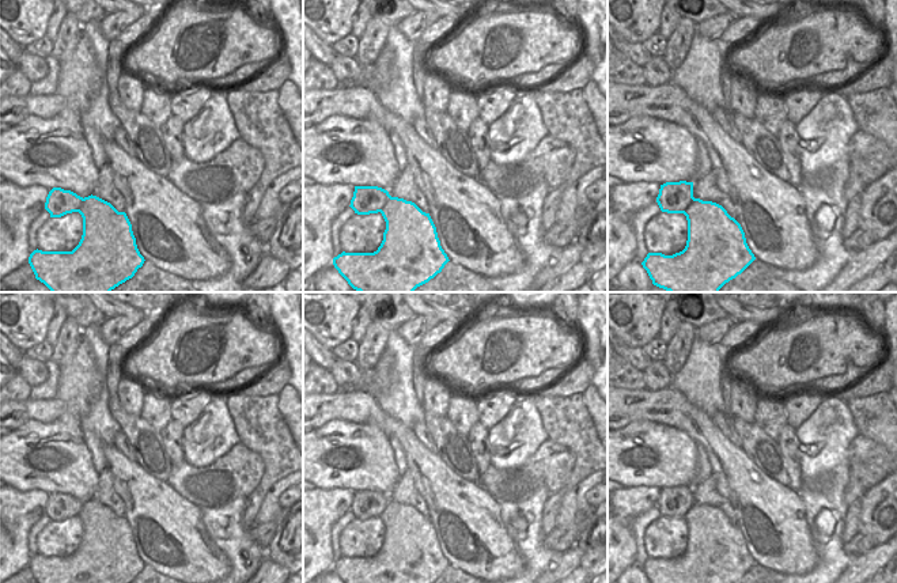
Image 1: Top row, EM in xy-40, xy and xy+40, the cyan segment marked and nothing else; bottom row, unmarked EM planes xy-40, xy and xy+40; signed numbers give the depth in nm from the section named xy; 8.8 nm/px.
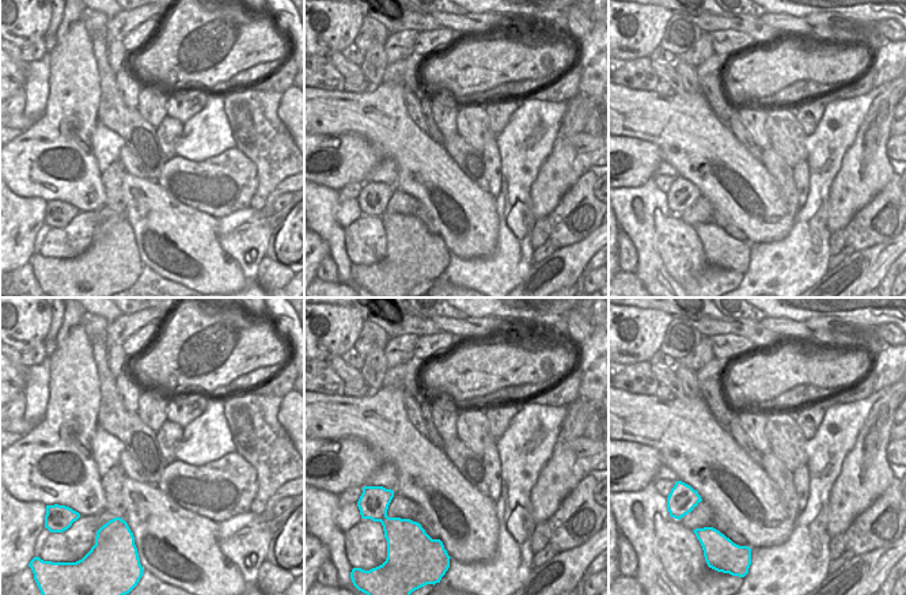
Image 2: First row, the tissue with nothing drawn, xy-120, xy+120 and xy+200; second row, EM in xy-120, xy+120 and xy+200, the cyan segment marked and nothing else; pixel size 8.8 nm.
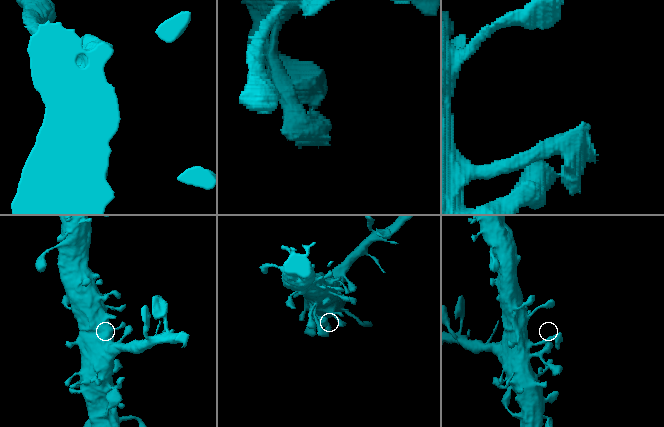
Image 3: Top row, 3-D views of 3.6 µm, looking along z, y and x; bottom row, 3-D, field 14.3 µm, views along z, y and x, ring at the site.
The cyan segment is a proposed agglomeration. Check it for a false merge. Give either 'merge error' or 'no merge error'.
no merge error

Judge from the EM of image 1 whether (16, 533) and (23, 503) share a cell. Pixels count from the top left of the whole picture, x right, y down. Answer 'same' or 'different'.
same

